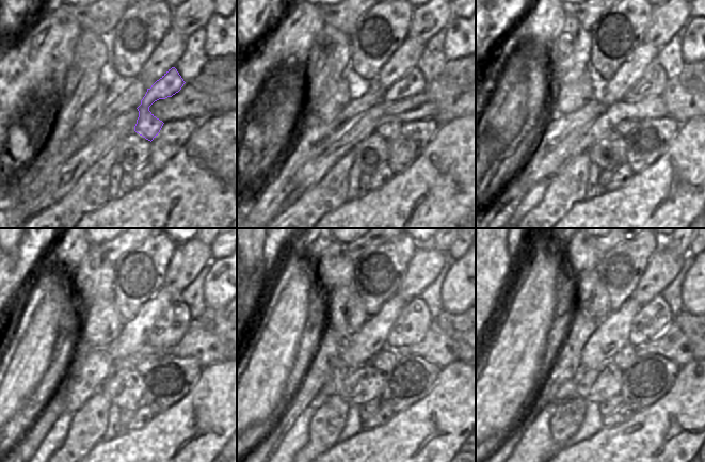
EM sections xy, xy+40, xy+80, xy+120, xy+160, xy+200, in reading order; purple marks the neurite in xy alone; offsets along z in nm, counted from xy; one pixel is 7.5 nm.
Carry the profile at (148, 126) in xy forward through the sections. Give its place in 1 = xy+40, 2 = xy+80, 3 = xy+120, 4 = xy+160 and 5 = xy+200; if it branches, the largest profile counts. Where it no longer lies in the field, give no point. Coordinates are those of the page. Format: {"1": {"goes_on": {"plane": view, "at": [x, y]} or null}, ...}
{"1": {"goes_on": {"plane": "xy+40", "at": [413, 82]}}, "2": {"goes_on": {"plane": "xy+80", "at": [652, 83]}}, "3": {"goes_on": {"plane": "xy+120", "at": [170, 329]}}, "4": {"goes_on": {"plane": "xy+160", "at": [412, 323]}}, "5": {"goes_on": {"plane": "xy+200", "at": [652, 318]}}}

